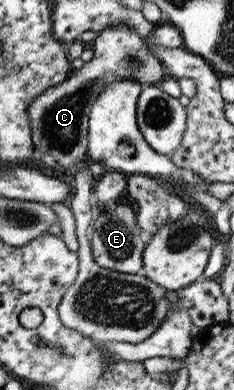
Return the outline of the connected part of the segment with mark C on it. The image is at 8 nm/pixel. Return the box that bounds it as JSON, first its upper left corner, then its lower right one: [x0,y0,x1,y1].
[26,24,168,170]

